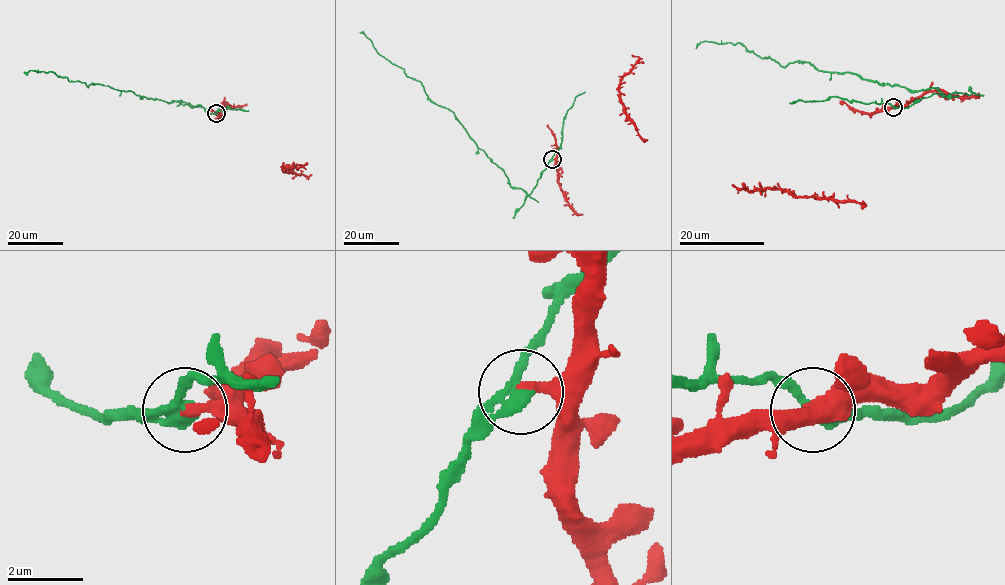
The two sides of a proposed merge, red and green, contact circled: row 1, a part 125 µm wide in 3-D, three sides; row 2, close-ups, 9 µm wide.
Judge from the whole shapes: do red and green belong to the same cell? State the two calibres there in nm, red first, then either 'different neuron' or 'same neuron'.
calibres 320 and 360 nm; different neuron

